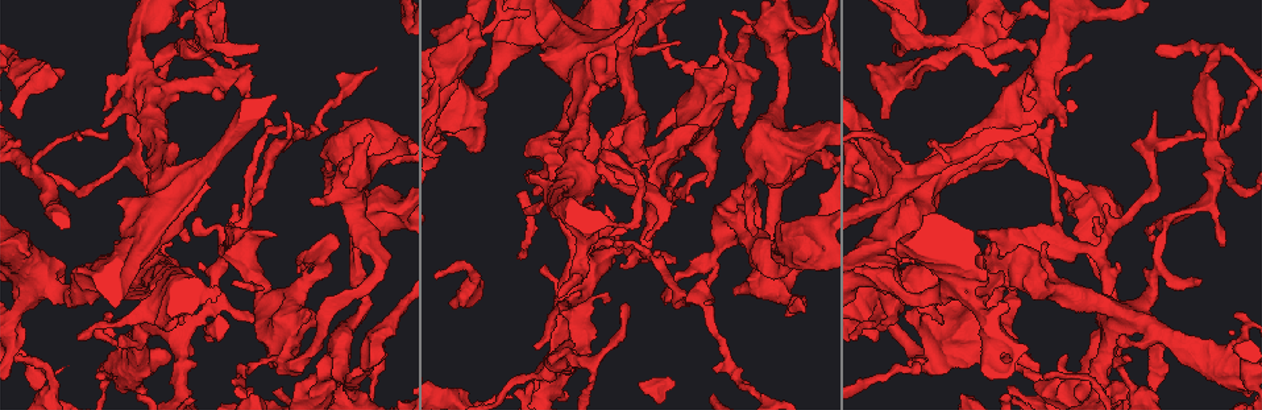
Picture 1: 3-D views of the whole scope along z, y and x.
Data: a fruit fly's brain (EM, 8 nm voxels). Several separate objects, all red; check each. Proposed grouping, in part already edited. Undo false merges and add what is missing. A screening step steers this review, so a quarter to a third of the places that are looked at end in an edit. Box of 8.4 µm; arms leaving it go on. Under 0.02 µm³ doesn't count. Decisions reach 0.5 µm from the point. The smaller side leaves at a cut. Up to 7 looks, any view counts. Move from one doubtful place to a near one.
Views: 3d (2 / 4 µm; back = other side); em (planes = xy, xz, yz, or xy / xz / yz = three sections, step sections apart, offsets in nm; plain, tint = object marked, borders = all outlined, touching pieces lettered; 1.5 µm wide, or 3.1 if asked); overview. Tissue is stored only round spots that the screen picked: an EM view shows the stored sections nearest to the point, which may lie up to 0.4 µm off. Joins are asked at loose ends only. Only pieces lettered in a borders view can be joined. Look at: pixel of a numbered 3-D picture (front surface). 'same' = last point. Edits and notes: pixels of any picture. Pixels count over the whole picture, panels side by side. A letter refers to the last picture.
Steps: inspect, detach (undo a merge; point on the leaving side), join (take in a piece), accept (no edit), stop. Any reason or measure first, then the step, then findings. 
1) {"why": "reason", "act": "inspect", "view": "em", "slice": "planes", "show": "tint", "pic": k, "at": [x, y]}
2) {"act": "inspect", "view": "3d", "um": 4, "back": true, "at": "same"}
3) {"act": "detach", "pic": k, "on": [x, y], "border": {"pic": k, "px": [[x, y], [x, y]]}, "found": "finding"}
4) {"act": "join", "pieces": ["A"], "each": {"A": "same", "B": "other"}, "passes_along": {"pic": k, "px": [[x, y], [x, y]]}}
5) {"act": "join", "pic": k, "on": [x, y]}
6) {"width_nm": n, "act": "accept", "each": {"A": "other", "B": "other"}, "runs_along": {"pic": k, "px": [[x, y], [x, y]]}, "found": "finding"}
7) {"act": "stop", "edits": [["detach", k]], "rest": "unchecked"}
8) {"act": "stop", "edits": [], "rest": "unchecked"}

{"act": "inspect", "view": "em", "slice": "xz", "step": 4, "show": "tint", "pic": 1, "at": [867, 67]}

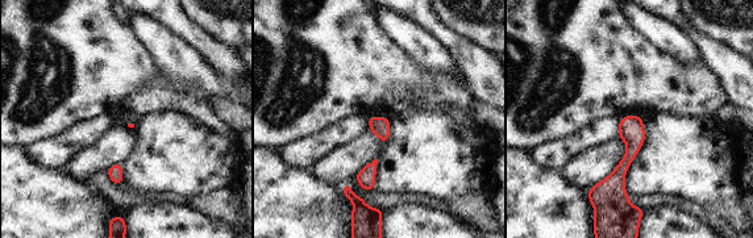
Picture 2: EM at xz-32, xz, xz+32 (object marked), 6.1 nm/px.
{"why": "another direction", "act": "inspect", "view": "em", "slice": "planes", "show": "borders", "at": "same"}

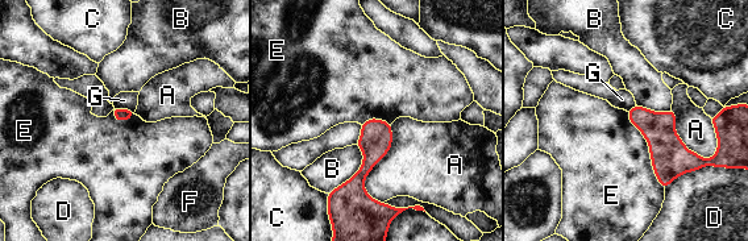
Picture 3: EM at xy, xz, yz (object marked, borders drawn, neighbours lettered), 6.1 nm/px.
{"act": "accept", "each": {"A": "other", "B": "other", "C": "other", "D": "other", "E": "other", "F": "other", "G": "other"}, "border": {"pic": 3, "px": [[627, 112], [664, 187]]}, "found": "no lettered piece goes on from it"}

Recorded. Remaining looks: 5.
{"why": "branch stops here", "act": "inspect", "view": "em", "slice": "xy", "step": 8, "show": "borders", "pic": 1, "at": [902, 257]}

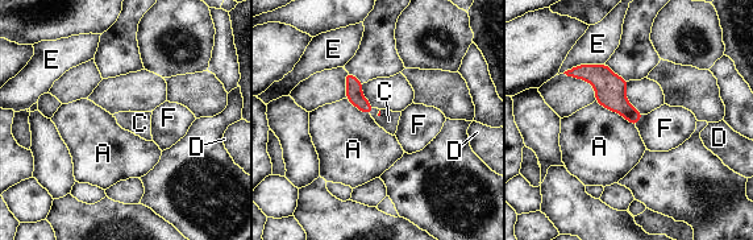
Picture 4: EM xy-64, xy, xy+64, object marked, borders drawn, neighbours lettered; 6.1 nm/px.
{"act": "inspect", "view": "em", "slice": "planes", "show": "borders", "at": "same"}

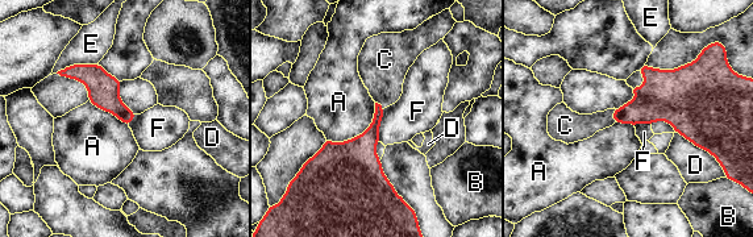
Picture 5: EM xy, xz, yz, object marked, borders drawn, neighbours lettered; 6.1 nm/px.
{"act": "join", "pieces": ["C"], "each": {"A": "other", "B": "other", "C": "same", "D": "other", "E": "other", "F": "other"}, "passes_along": {"pic": 5, "px": [[650, 100], [612, 115], [574, 127]]}, "found": "it goes on there"}

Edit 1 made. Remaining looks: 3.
{"why": "free end", "act": "inspect", "view": "em", "slice": "xy", "step": 4, "show": "tint", "pic": 1, "at": [299, 270]}

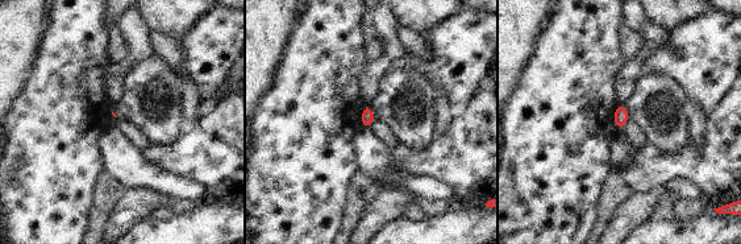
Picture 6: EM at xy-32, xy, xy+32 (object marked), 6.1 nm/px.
{"why": "another direction", "act": "inspect", "view": "em", "slice": "planes", "show": "borders", "at": "same"}

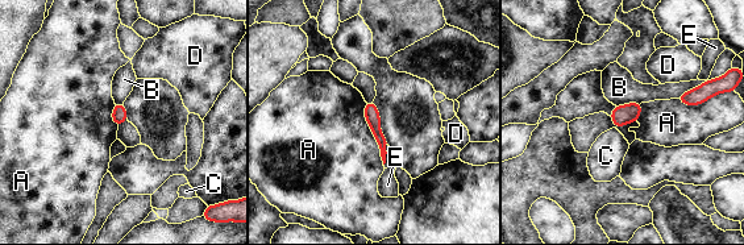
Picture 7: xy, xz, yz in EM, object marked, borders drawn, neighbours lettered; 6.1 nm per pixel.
{"width_nm": 90, "act": "accept", "each": {"A": "other", "B": "other", "C": "other", "D": "other", "E": "other"}, "border": {"pic": 7, "px": [[365, 103], [365, 120], [383, 163]]}, "found": "no lettered piece goes on from it"}

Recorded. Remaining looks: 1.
{"act": "stop", "edits": [["join", 5]], "rest": "unchecked"}

